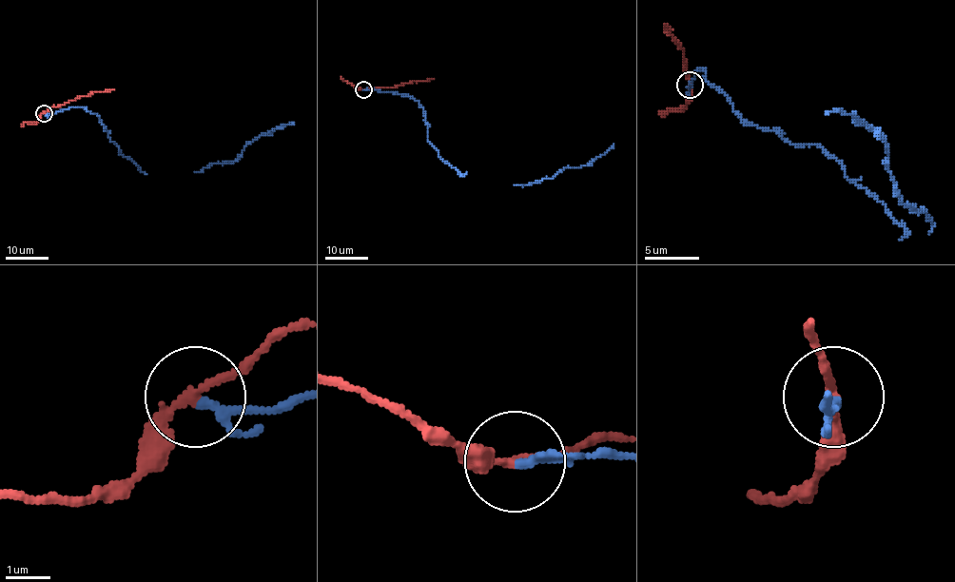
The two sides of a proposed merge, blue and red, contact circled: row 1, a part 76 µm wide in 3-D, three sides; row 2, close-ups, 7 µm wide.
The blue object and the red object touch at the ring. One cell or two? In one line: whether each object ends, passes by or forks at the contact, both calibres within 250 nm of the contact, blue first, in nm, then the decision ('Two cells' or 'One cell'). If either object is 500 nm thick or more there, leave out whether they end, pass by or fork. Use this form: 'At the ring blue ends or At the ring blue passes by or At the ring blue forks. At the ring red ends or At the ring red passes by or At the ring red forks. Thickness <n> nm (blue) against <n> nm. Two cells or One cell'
At the ring blue passes by. At the ring red passes by. Thickness 150 nm (blue) against 170 nm. Two cells

